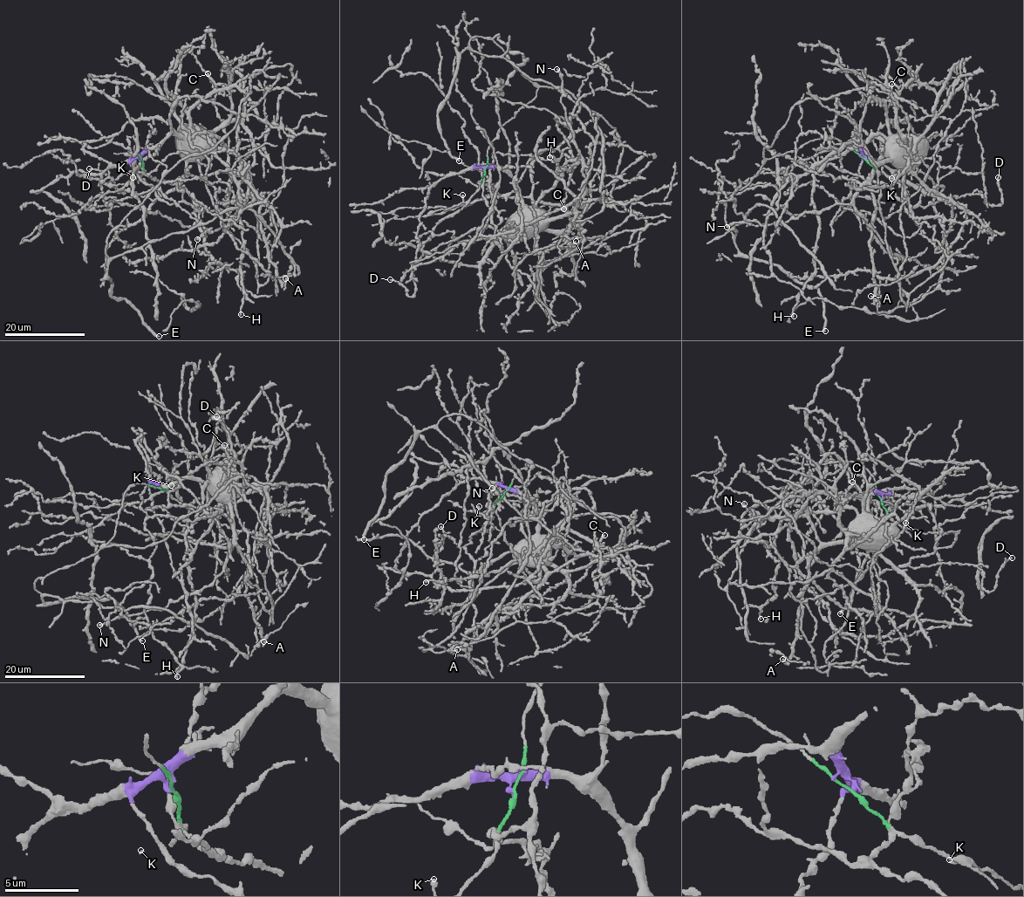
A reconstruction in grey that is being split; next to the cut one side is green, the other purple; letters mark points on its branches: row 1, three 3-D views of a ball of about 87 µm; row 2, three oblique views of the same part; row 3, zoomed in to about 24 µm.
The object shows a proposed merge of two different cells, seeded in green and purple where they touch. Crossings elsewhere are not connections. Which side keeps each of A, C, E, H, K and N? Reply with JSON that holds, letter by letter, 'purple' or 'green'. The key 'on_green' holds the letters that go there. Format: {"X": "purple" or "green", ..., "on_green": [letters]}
{"A": "purple", "C": "purple", "E": "green", "H": "purple", "K": "green", "N": "purple", "on_green": ["E", "K"]}

